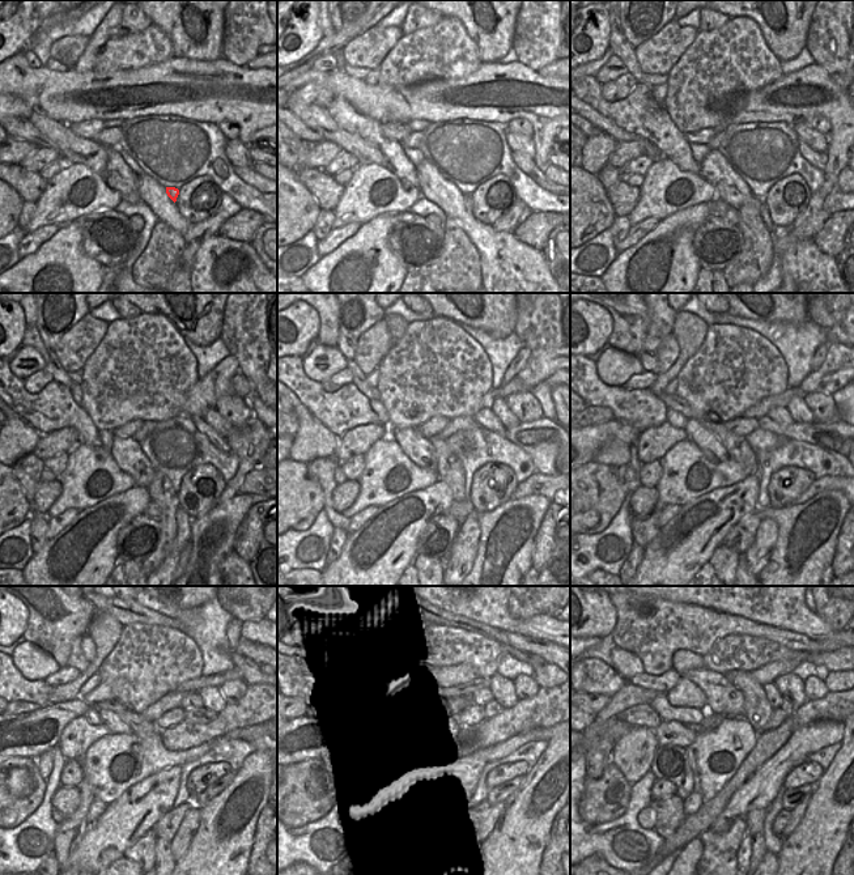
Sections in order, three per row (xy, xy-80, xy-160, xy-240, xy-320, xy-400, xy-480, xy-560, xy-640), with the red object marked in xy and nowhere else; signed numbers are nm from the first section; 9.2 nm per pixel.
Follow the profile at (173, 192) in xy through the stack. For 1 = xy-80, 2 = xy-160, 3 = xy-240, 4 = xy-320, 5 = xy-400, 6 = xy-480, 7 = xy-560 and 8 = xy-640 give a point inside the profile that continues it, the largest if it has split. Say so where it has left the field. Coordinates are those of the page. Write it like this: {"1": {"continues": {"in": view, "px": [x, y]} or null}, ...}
{"1": {"continues": {"in": "xy-80", "px": [470, 205]}}, "2": {"continues": {"in": "xy-160", "px": [765, 216]}}, "3": {"continues": {"in": "xy-240", "px": [183, 522]}}, "4": {"continues": {"in": "xy-320", "px": [463, 552]}}, "5": {"continues": {"in": "xy-400", "px": [757, 555]}}, "6": {"continues": {"in": "xy-480", "px": [187, 829]}}, "7": {"continues": {"in": "xy-560", "px": [496, 814]}}, "8": {"continues": {"in": "xy-640", "px": [798, 812]}}}

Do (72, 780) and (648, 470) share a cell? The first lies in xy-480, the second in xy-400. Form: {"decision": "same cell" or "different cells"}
{"decision": "same cell"}

